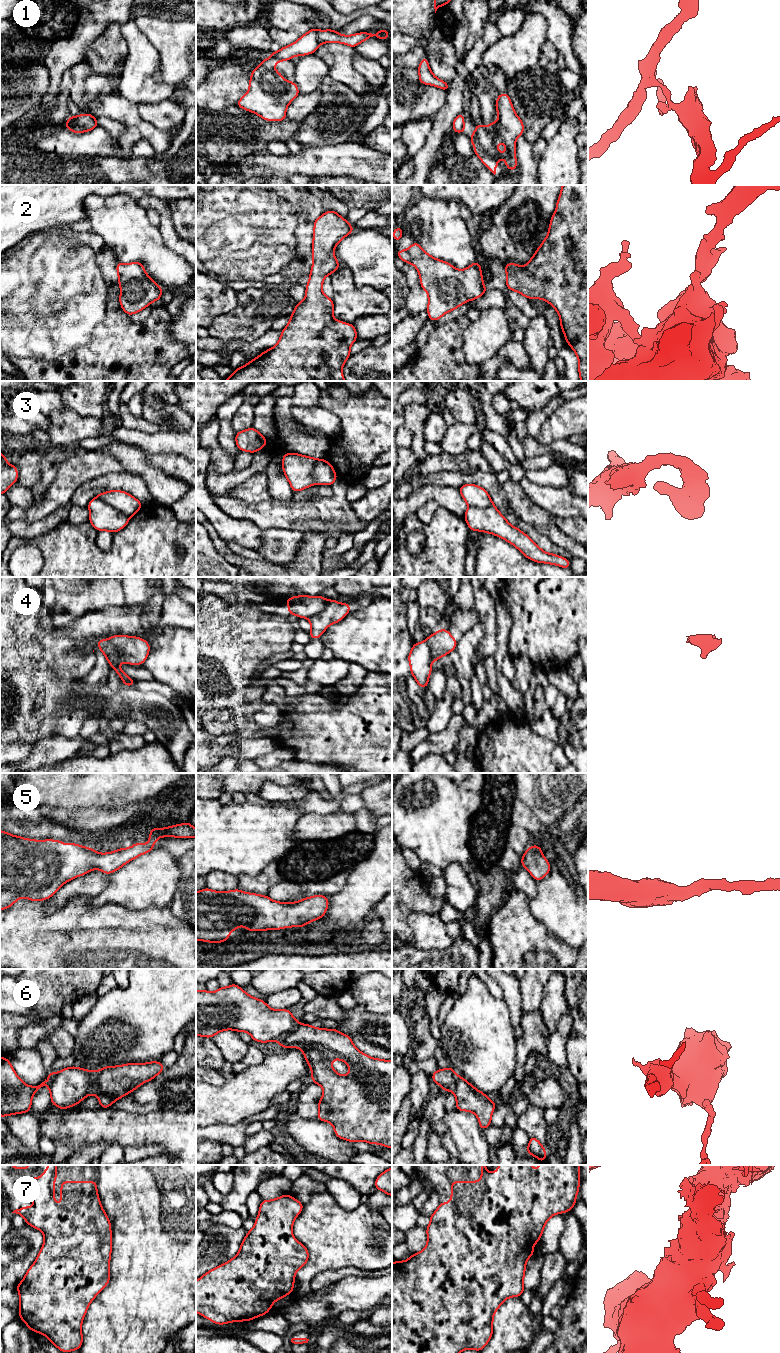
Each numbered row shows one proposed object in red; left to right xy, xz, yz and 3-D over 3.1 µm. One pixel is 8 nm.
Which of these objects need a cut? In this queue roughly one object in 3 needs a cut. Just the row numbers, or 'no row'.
1, 3, 4

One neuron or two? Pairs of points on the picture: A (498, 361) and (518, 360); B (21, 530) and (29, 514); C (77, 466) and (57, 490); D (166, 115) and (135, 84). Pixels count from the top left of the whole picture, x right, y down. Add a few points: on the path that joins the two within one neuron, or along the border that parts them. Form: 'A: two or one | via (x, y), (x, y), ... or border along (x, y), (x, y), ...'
A: one | via (503, 357), (513, 356)
B: two | border along (48, 514), (32, 522), (10, 521)
C: one | via (73, 472), (63, 484)
D: two | border along (170, 98), (155, 103), (138, 104)

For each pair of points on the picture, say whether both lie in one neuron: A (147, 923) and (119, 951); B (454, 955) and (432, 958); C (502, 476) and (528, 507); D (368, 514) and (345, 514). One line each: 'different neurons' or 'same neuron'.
A: same neuron
B: same neuron
C: different neurons
D: different neurons

